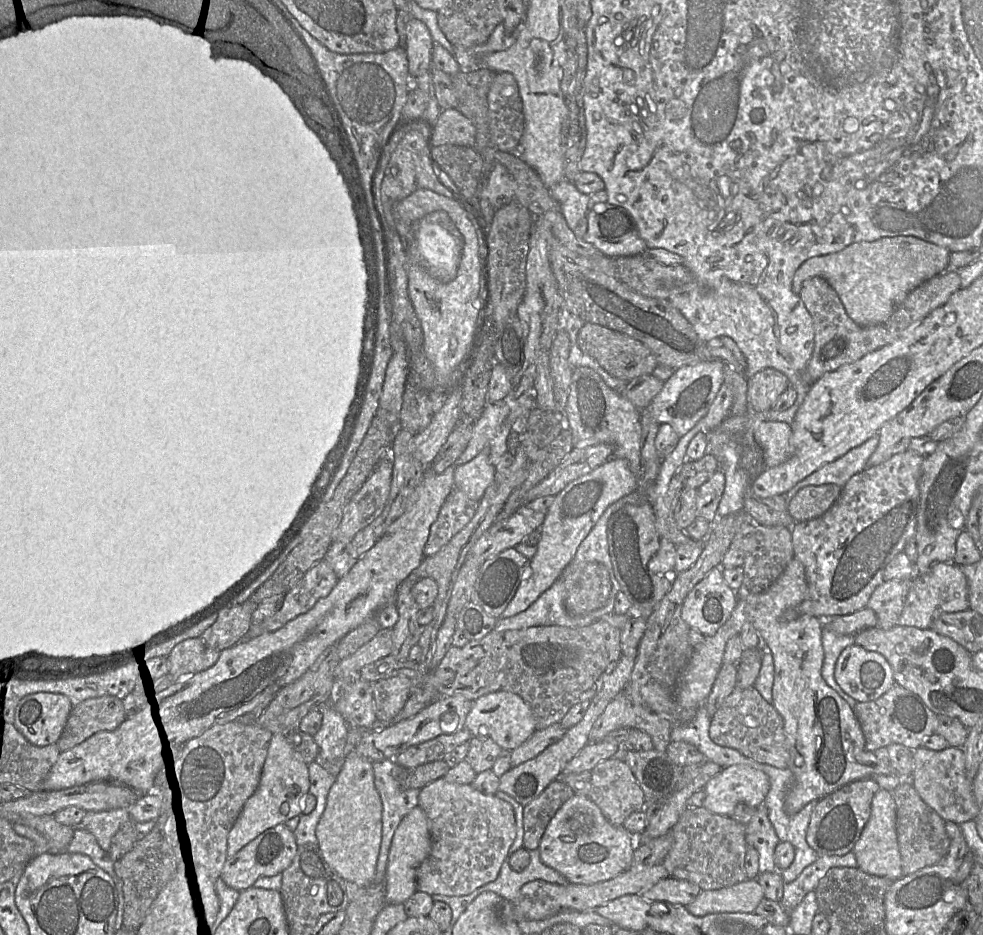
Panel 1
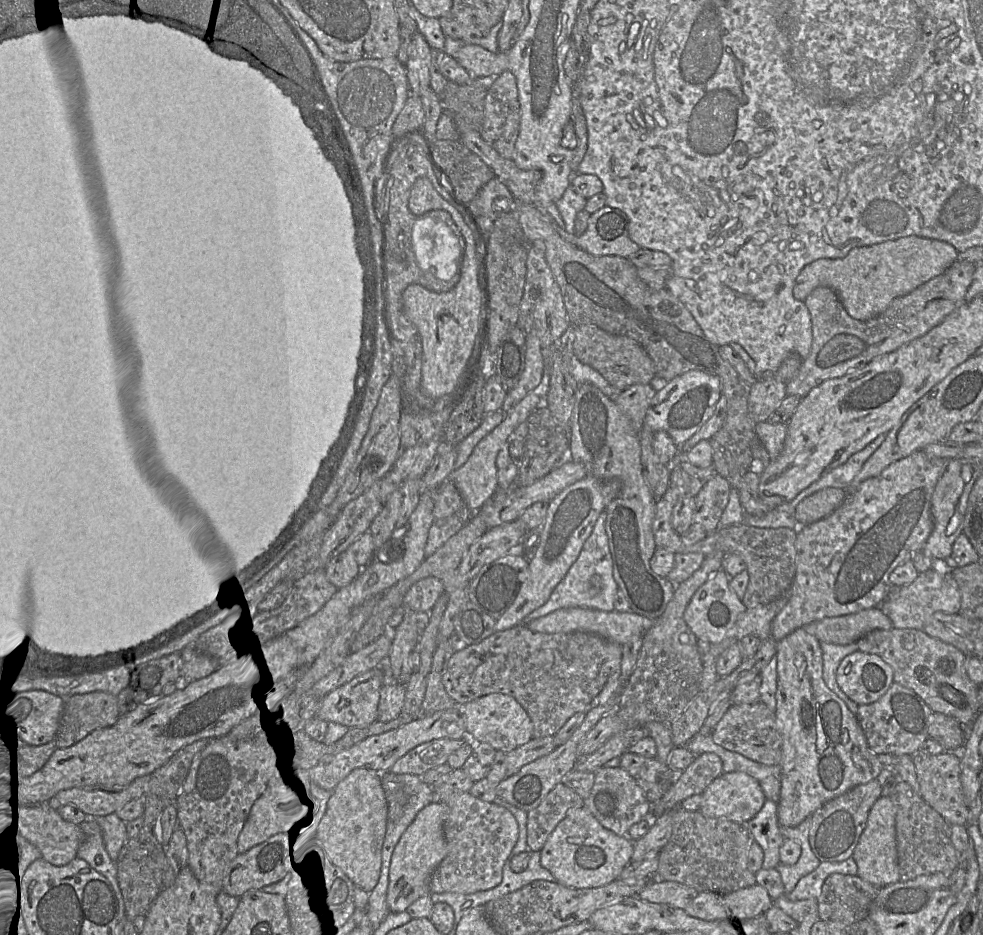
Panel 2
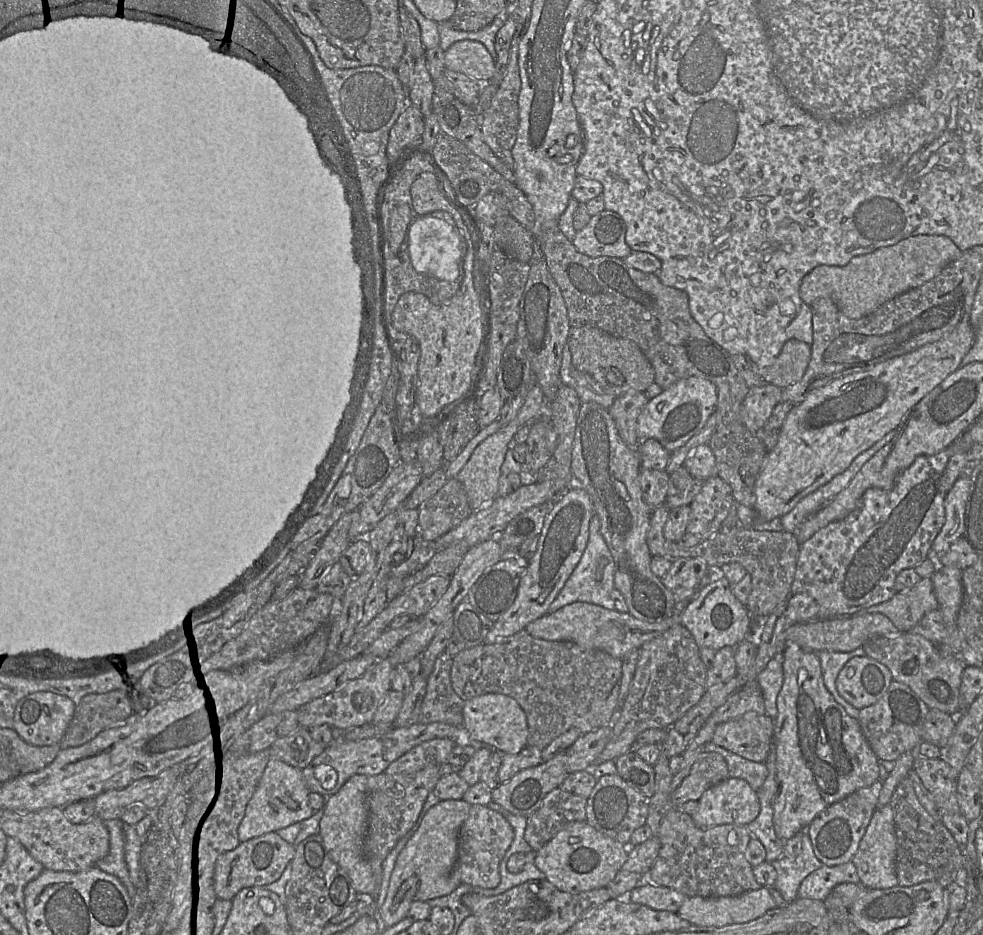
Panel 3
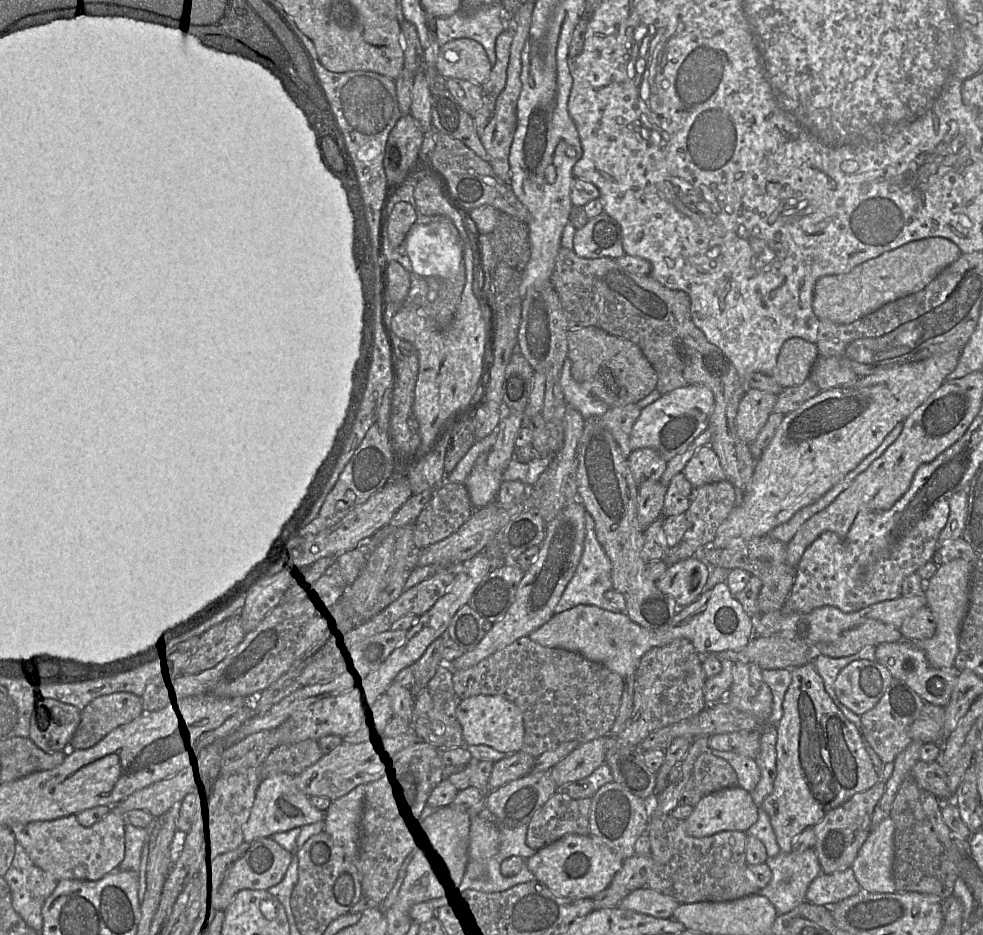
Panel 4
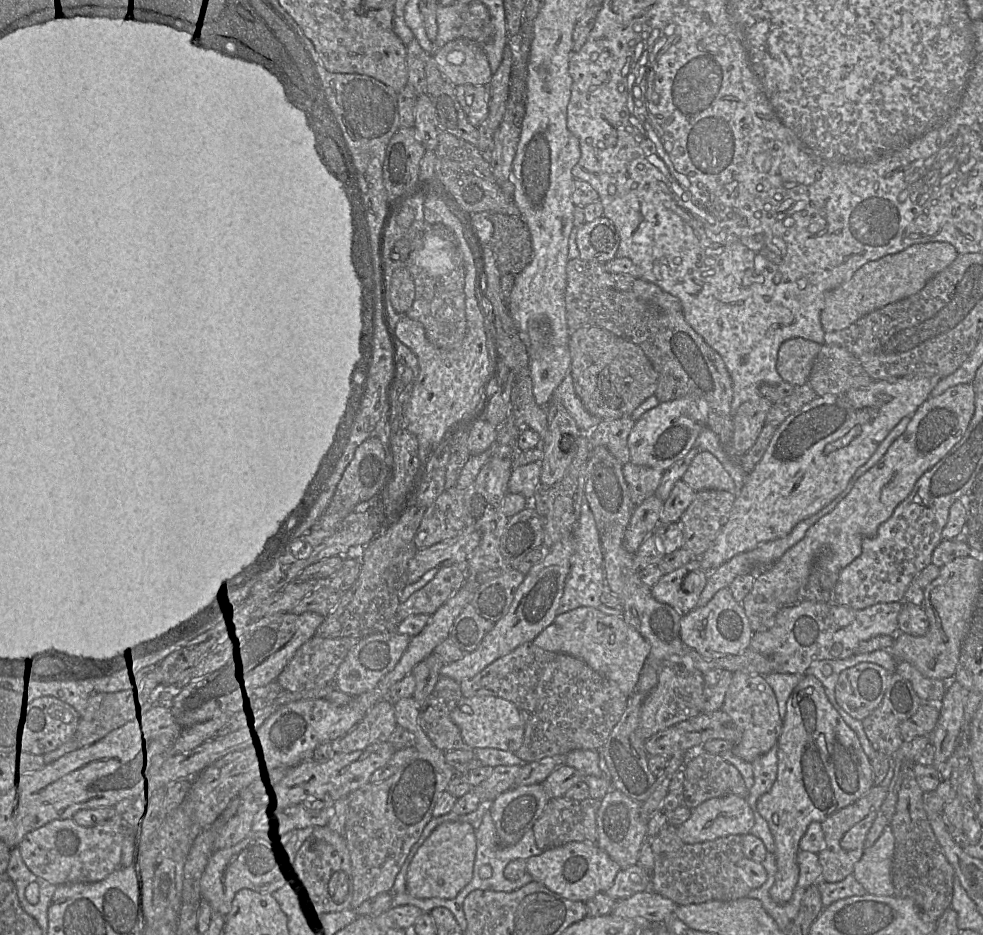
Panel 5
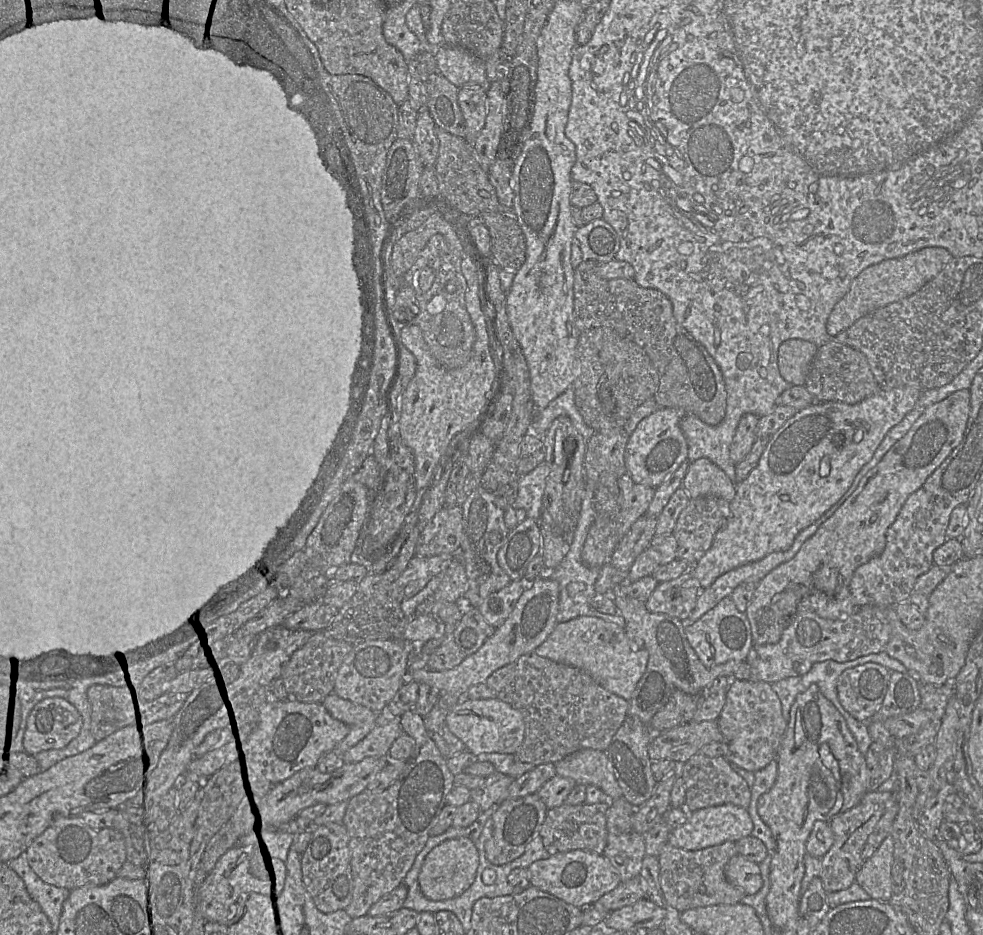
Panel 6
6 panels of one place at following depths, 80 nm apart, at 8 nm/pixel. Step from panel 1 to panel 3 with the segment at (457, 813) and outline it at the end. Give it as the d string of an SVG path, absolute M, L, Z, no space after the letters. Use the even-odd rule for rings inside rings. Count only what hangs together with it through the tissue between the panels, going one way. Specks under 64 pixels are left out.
M471 805L458 836L457 859L451 880L459 886L469 884L481 888L495 888L501 881L499 866L514 838L514 830L506 818L486 805Z

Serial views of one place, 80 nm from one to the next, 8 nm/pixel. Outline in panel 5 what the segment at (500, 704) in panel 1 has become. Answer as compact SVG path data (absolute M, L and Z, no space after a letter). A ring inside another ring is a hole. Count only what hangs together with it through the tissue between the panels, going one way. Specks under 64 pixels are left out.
M497 696L462 698L450 712L451 720L460 730L463 741L470 748L495 748L516 753L524 740L525 723L518 708Z

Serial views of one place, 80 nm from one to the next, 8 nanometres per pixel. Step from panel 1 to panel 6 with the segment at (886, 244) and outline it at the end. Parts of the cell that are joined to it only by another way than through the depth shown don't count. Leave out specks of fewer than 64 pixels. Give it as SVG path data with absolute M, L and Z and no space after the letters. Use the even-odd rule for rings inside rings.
M926 247L867 267L854 279L848 292L834 306L826 324L828 334L833 338L858 319L918 292L936 277L952 258L953 255L943 247Z

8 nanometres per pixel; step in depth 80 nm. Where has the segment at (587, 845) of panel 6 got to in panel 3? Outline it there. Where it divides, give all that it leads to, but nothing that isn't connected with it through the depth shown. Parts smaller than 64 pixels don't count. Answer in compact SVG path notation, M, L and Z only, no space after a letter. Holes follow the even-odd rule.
M557 787L541 806L527 816L525 841L538 852L559 831L572 822L586 821L587 799Z

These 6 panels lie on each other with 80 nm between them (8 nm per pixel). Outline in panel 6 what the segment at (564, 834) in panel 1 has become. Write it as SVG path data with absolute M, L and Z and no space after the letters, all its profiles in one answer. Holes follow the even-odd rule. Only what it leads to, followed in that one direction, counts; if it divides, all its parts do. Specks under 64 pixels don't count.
M587 850L556 853L547 859L533 862L527 870L530 886L537 887L579 908L592 906L621 882L618 871L603 854Z

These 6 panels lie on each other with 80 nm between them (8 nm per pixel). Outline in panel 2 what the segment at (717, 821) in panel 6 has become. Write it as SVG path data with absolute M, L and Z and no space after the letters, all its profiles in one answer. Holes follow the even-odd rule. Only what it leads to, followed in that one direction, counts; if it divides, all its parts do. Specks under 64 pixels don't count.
M744 772L722 773L702 793L700 812L709 818L746 824L763 807L766 797L759 782Z

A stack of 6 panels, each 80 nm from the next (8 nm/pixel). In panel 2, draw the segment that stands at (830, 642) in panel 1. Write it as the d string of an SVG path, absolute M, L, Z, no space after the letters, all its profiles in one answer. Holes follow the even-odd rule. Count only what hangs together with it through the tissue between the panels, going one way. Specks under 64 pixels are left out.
M820 643L823 657L823 680L826 686L834 692L849 708L849 710L856 715L858 711L858 704L848 698L840 689L836 681L836 673L838 666L843 658L858 650L855 643L846 645L837 645L832 643Z

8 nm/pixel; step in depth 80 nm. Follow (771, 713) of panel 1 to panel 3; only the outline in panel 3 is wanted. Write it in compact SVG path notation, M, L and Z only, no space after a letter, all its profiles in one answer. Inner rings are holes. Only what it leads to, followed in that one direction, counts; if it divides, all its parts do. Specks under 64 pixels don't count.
M754 711L718 724L712 742L753 762L765 762L773 748L774 720Z

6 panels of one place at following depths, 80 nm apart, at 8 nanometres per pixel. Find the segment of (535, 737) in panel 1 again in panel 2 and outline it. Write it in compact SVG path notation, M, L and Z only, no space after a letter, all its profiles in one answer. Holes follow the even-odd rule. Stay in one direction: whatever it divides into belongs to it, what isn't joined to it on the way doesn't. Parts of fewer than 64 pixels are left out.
M553 736L532 738L526 744L507 753L506 777L518 773L523 766L549 754L555 748L556 744Z

